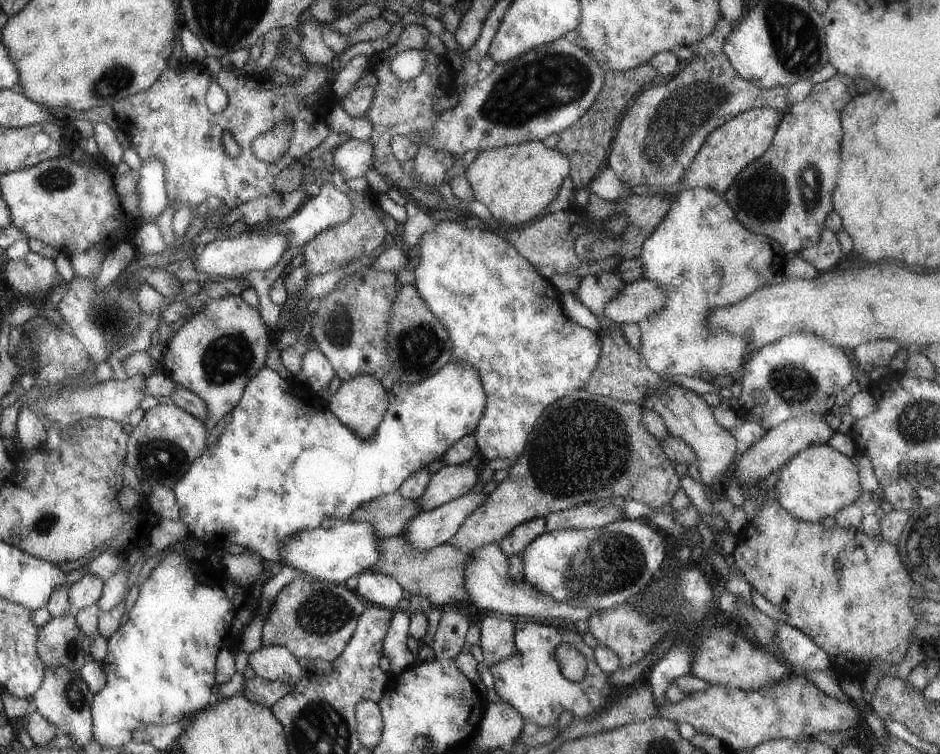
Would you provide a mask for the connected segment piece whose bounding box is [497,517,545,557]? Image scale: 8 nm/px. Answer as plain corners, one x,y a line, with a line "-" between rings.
535,517
521,524
518,524
505,534
501,540
497,542
498,548
509,557
511,555
521,553
521,550
531,544
531,540
535,540
537,536
545,532
545,517

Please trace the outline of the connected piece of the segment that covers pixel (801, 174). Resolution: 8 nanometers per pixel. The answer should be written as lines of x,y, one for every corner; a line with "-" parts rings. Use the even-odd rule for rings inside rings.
835,73
831,78
813,85
811,92
795,104
787,107
775,128
767,150
747,164
725,190
722,197
734,212
739,224
751,232
759,232
783,248
785,254
797,254
800,249
813,246
824,229
823,222
831,212
831,190
835,186
839,168
839,144
842,130
839,112
858,92
854,79

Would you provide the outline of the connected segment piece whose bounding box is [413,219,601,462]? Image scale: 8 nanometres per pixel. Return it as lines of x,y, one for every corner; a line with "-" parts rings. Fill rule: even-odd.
459,219
443,220
435,222
432,231
424,232
416,244
419,247
419,262
414,267
414,284
415,292
419,294
419,298
425,302
427,310
439,320
439,324
447,330
449,342
451,342
451,360
461,360
473,366
473,370
479,376
481,382
481,390
485,394
485,408
482,416
477,420
475,428
473,428
473,438
475,438
475,448
486,461
494,458
519,458
523,447
527,442
527,436
535,424
535,420
539,418
539,414
551,406
558,398
582,389
585,382
589,380
589,376
593,374
597,361
599,360
601,342
599,342
599,334
591,332
588,328
583,328
574,322
571,322
567,316
563,314
561,306
559,306
559,293
555,291
548,279
539,276
538,272
523,259
522,256
501,236
497,236
495,232
488,232
479,227
466,227

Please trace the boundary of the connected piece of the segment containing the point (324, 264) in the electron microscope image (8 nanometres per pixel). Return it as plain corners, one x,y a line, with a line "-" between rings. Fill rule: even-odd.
370,191
366,192
347,192
347,198
351,202
351,216
349,220
345,220
343,224
337,224
337,226
331,226
327,230
322,230
319,234
314,234
307,242
302,252
302,259
305,273
307,276
313,274
313,276
319,276
319,274
325,274
341,264
347,264
349,260
365,254
369,255
372,250
375,250
377,246
383,243
385,234
385,226
377,214
377,210
373,210
376,207
375,201
370,195

